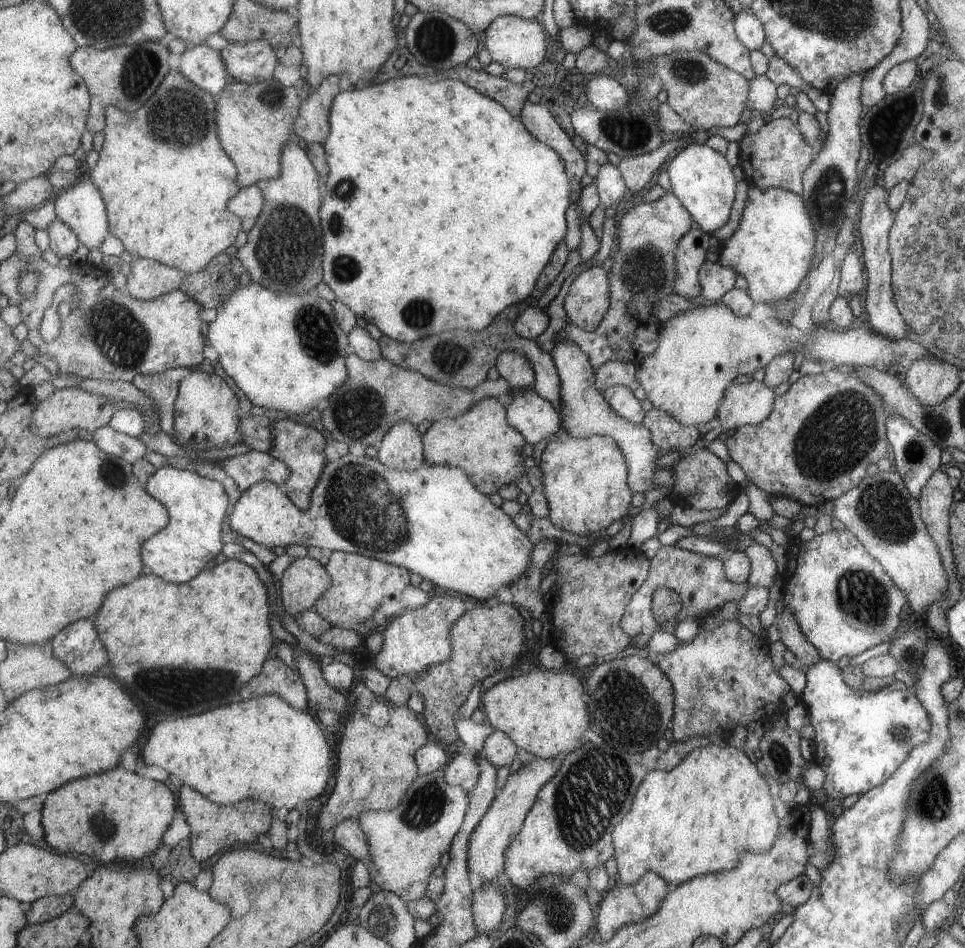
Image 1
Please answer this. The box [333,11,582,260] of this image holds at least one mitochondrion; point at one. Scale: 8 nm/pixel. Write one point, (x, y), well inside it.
(436, 39)

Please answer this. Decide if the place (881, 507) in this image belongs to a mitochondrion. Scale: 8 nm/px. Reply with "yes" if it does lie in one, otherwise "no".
yes

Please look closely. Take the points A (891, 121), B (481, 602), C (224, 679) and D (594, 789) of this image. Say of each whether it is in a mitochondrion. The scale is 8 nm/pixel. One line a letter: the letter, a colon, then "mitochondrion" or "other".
A: other
B: other
C: mitochondrion
D: mitochondrion

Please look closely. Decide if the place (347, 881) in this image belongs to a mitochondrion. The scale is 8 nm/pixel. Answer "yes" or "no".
no

